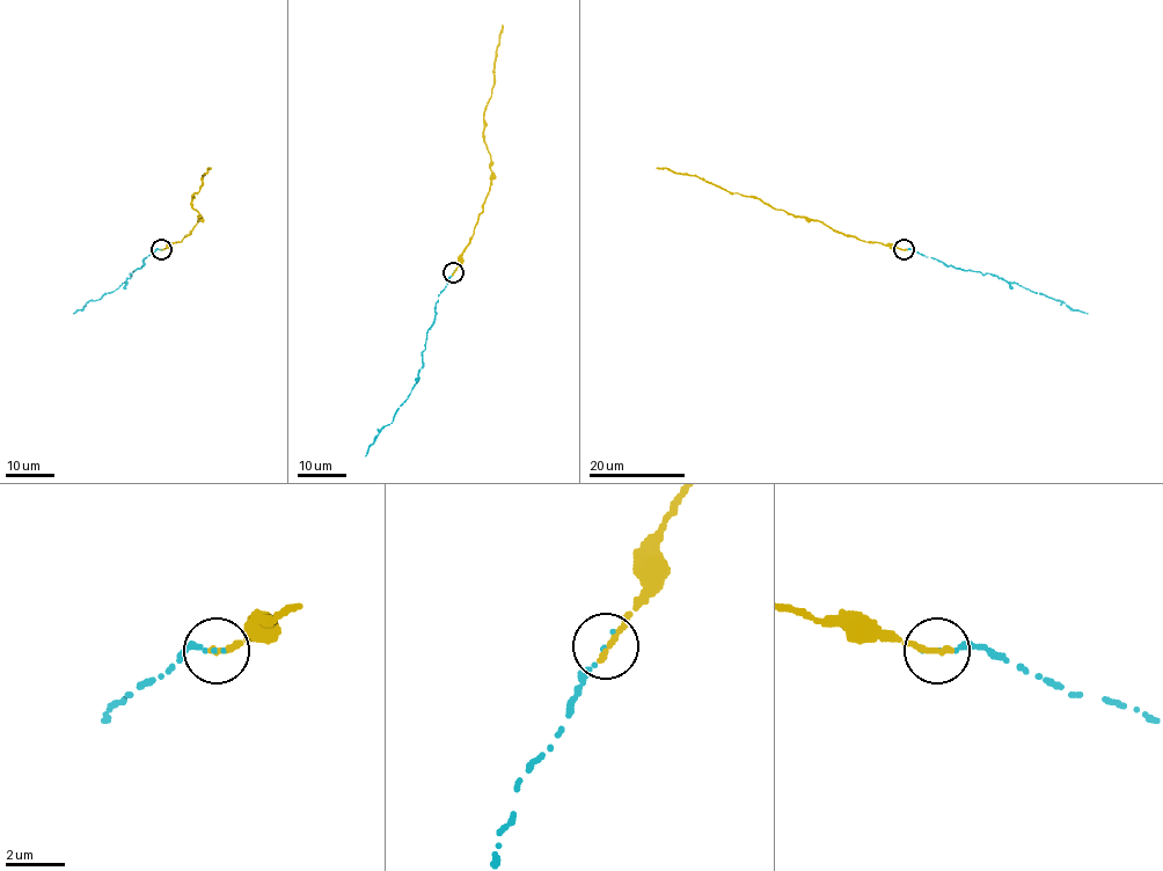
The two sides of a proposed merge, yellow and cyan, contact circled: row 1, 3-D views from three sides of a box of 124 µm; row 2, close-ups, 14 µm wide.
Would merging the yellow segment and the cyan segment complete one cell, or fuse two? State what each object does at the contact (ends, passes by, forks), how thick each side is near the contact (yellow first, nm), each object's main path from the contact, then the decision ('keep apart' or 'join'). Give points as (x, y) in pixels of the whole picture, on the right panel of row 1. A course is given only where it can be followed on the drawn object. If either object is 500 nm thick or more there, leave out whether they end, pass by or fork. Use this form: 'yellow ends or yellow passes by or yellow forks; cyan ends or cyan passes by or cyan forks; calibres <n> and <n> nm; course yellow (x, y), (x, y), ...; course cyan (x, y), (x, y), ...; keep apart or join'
yellow ends; cyan ends; calibres 240 and 110 nm; course yellow (904, 249), (865, 242), (818, 220), (774, 209), (755, 197), (730, 192), (695, 176), (656, 167); course cyan (904, 249), (912, 249), (946, 266), (992, 273), (1088, 313); keep apart

